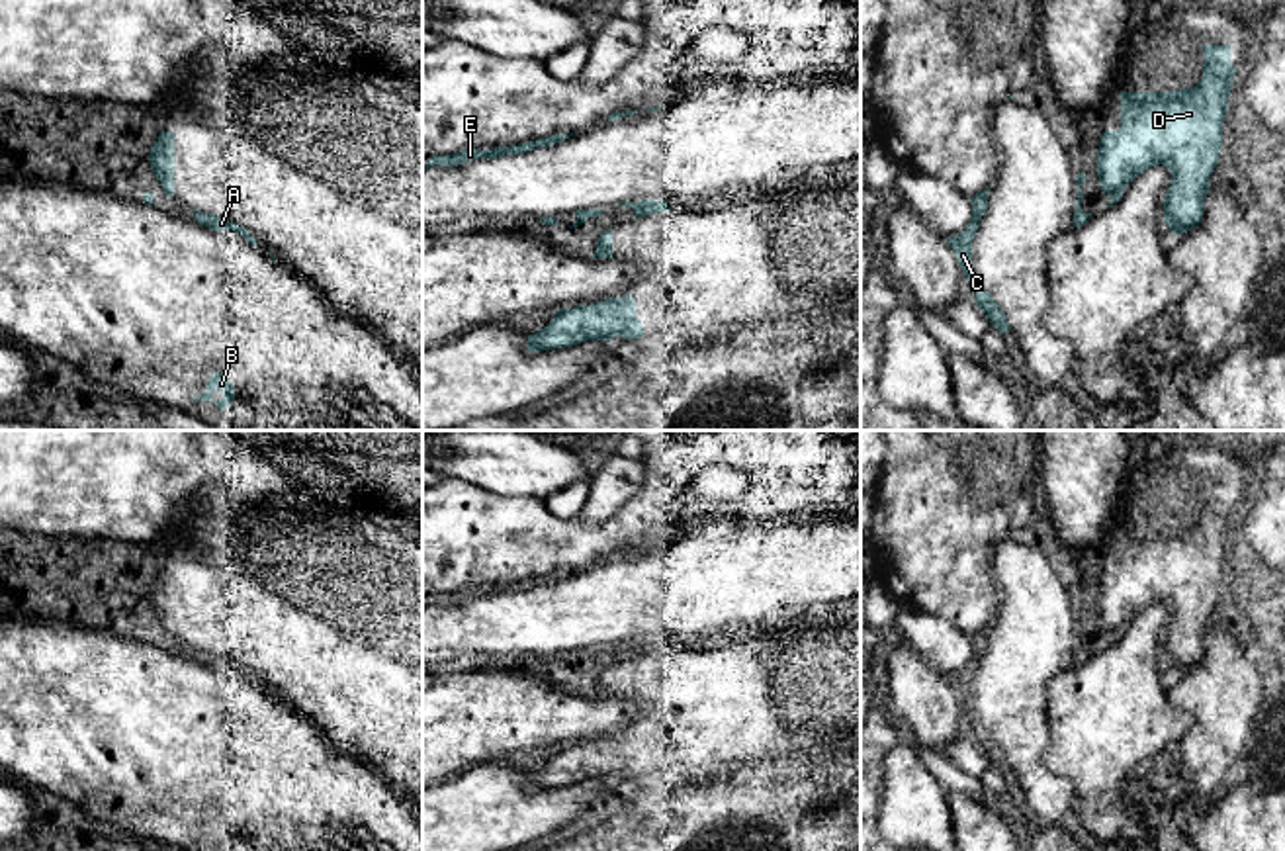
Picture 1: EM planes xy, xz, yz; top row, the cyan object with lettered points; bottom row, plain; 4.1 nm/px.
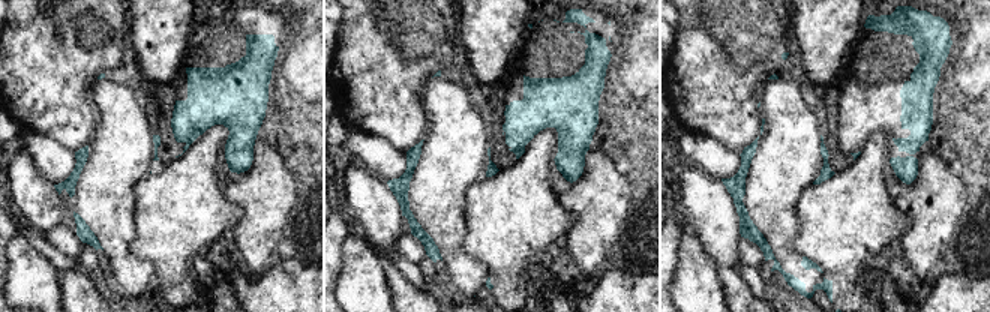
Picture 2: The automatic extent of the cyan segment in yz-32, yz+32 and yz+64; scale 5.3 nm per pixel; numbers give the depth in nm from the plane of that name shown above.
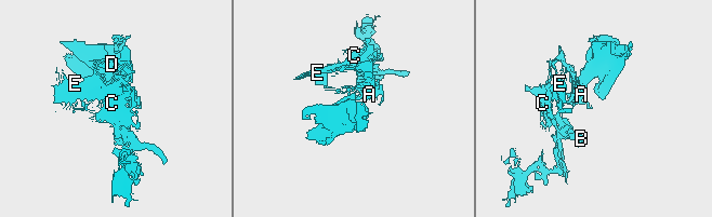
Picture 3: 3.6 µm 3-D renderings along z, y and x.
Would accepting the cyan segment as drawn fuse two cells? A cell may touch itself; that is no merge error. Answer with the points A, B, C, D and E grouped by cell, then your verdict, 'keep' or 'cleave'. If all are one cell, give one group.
groups A B C E / D; cleave

